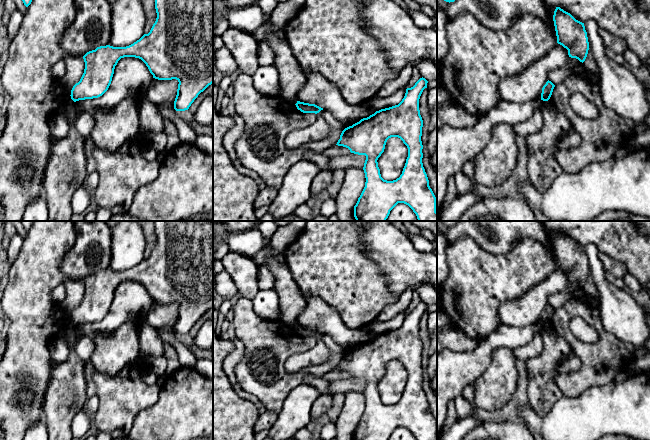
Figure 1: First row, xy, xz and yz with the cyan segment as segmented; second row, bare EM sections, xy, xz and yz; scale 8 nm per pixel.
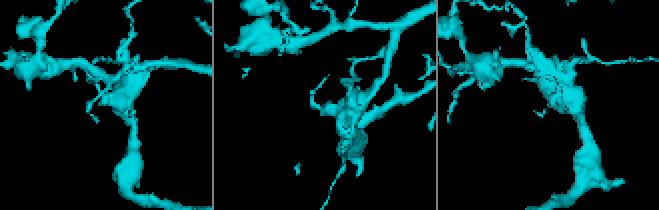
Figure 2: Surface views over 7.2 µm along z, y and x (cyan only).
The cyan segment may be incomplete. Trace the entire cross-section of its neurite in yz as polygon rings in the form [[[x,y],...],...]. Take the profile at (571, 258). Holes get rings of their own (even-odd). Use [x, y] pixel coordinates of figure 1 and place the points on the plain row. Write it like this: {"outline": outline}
{"outline": [[[556,231],[554,235],[553,245],[557,267],[568,274],[569,281],[576,282],[583,287],[589,274],[584,247],[576,244],[560,231]]]}

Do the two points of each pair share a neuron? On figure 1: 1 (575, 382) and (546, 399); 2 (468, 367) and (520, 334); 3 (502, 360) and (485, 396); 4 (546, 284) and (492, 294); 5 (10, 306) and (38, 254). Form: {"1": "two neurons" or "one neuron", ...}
{"1": "two neurons", "2": "one neuron", "3": "one neuron", "4": "two neurons", "5": "one neuron"}

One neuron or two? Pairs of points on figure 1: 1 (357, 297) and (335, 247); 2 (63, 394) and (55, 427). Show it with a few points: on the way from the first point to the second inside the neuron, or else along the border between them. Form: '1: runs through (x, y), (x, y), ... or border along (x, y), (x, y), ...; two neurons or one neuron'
1: runs through (353, 285), (335, 267), (335, 259); one neuron
2: runs through (62, 402), (58, 409), (57, 419); one neuron

